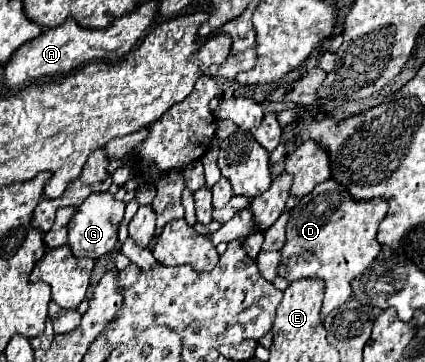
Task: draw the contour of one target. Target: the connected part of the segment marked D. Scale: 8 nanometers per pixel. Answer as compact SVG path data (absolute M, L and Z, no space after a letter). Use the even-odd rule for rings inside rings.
M329 179L317 185L309 195L301 197L291 211L287 223L287 239L281 255L277 275L287 281L317 277L325 283L325 301L321 315L327 317L333 309L343 305L351 297L351 279L361 275L371 261L379 255L377 229L387 215L387 203L383 199L355 201L337 181Z

